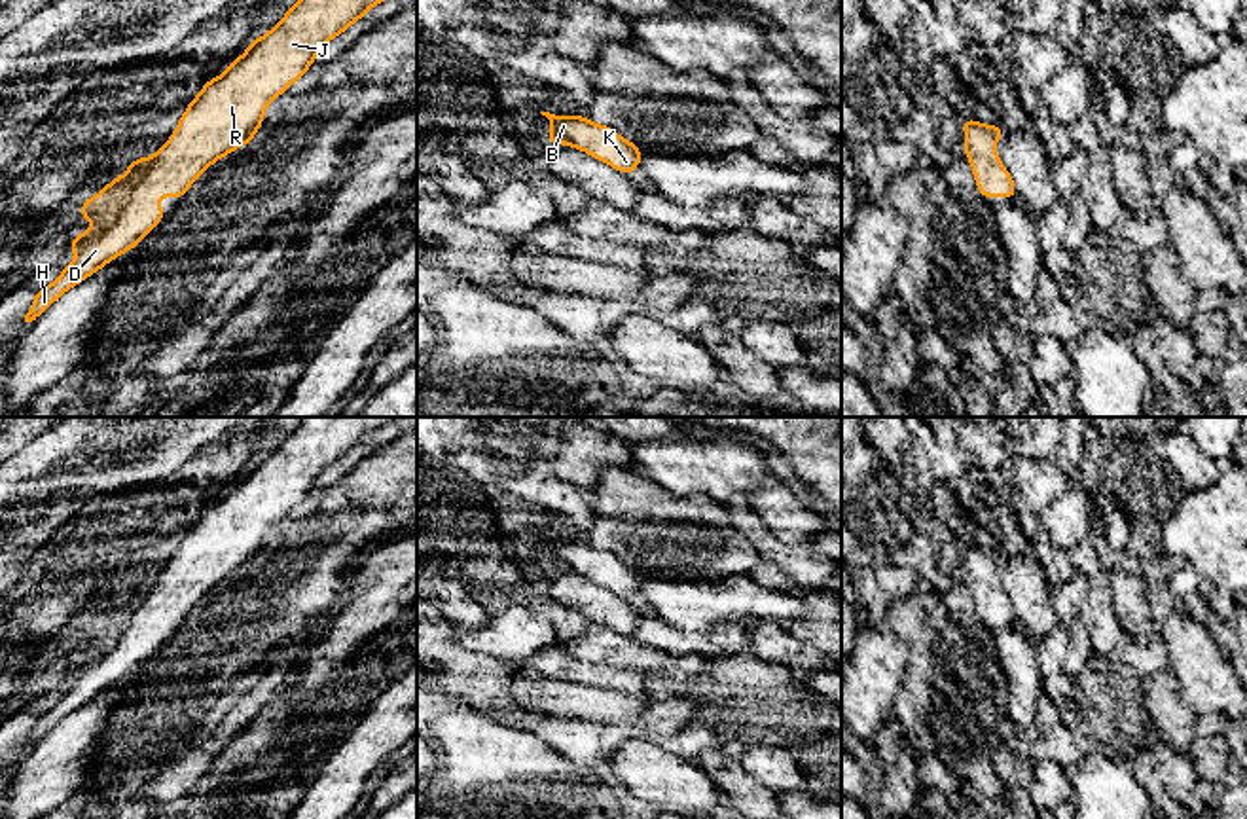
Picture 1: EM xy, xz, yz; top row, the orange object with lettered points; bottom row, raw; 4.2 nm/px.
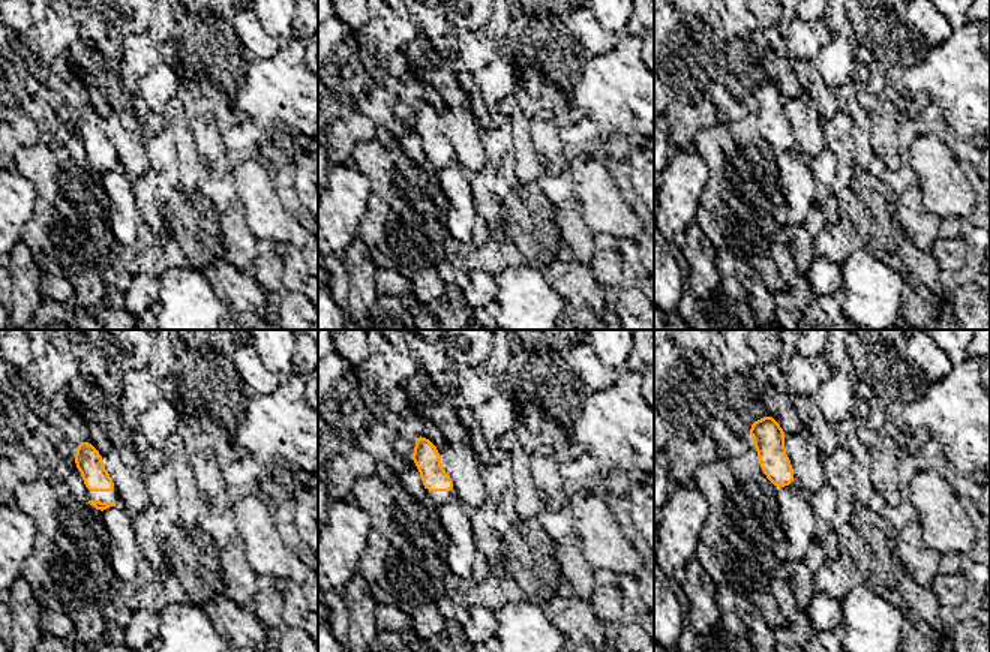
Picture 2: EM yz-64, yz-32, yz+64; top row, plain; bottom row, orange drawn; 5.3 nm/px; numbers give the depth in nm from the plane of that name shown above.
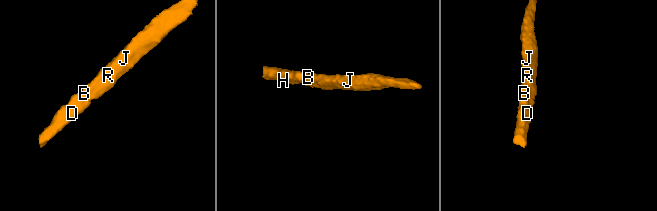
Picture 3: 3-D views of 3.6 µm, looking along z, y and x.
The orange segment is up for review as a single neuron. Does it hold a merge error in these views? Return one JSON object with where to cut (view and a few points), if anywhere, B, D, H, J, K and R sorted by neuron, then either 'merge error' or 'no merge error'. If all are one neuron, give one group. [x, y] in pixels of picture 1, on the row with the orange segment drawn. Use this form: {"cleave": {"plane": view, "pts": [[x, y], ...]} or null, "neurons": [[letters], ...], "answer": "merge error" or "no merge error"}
{"cleave": null, "neurons": [["B", "D", "H", "J", "K", "R"]], "answer": "no merge error"}

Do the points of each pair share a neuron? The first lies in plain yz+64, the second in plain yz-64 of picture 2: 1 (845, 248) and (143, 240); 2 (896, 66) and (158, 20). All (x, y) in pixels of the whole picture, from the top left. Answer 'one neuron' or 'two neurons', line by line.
1: two neurons
2: two neurons

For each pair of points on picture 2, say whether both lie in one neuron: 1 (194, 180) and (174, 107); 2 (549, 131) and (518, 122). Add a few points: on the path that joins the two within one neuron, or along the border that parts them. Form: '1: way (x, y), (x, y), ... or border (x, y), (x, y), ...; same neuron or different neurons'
1: way (189, 162), (180, 125); same neuron
2: border (528, 119), (530, 140), (537, 159); different neurons

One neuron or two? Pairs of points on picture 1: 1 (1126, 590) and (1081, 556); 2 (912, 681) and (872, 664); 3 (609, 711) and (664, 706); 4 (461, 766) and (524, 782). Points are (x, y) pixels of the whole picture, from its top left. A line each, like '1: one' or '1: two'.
1: two
2: two
3: one
4: one

